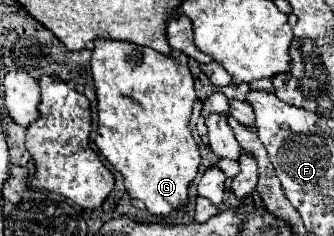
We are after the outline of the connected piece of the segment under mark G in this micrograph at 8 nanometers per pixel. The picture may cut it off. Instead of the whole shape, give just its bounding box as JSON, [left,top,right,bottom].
[91,40,201,216]

